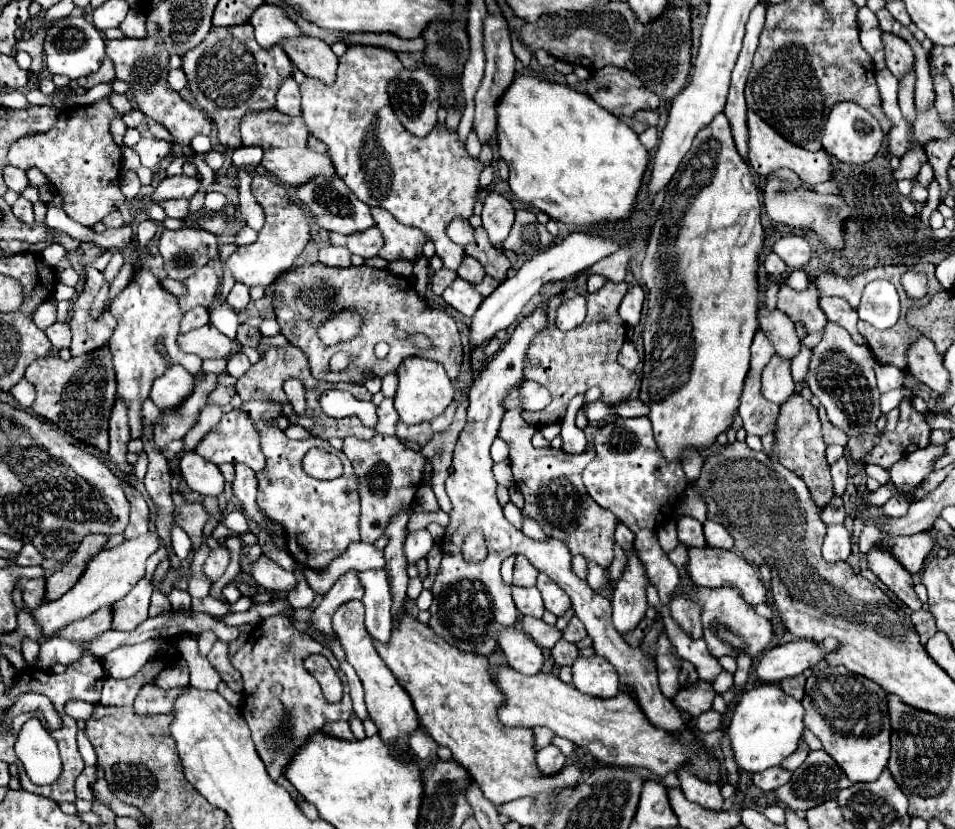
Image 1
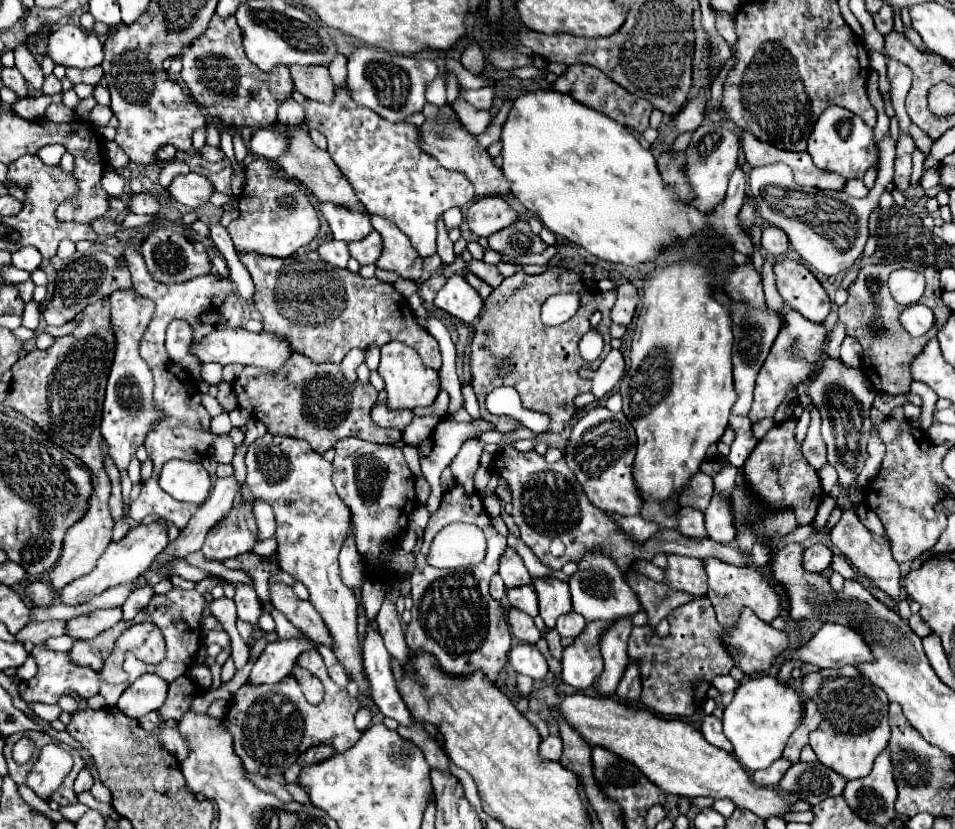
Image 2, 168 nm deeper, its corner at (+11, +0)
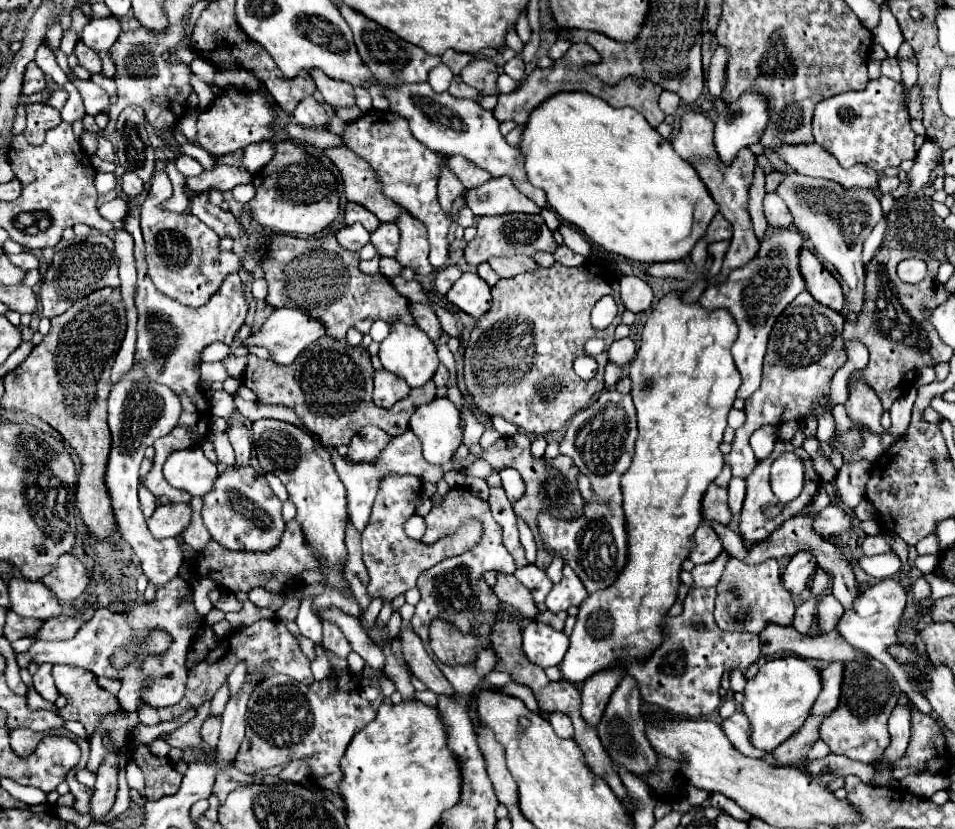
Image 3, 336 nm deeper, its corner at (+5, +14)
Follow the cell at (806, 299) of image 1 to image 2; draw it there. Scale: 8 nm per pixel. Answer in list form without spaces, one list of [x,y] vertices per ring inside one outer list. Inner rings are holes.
[[[796,260],[776,262],[774,272],[776,286],[784,302],[810,322],[824,322],[832,304],[816,276]]]

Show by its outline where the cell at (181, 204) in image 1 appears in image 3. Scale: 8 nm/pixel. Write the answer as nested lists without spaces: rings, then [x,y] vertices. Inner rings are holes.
[[[132,172],[124,174],[120,186],[122,186],[122,192],[128,198],[136,198],[136,196],[140,196],[144,192],[144,182],[140,182],[140,178],[136,174],[132,174]]]

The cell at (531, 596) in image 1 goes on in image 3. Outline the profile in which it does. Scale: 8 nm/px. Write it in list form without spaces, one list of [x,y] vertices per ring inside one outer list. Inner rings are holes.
[[[530,564],[530,566],[518,568],[514,572],[514,576],[532,592],[532,598],[534,598],[536,604],[540,604],[540,602],[546,600],[548,590],[552,588],[552,580],[548,578],[548,574],[544,570],[540,570],[534,564]]]

